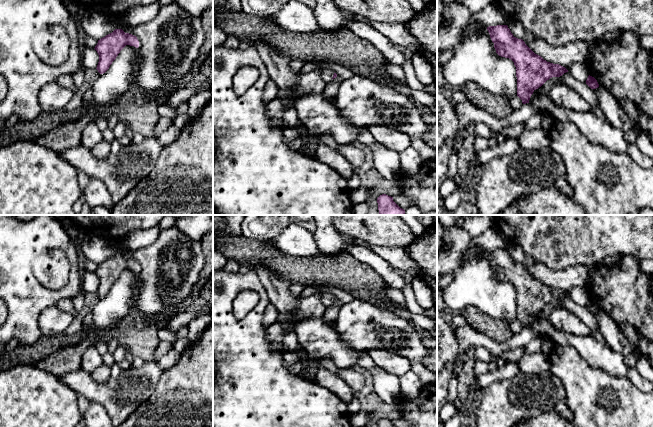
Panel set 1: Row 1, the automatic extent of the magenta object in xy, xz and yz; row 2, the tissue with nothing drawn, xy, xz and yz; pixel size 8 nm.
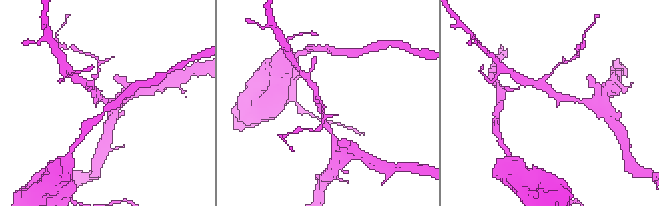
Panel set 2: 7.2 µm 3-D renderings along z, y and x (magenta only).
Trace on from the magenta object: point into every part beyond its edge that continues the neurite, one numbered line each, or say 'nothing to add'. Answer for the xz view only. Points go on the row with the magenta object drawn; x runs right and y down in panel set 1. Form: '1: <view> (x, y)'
1: xz (327, 74)

